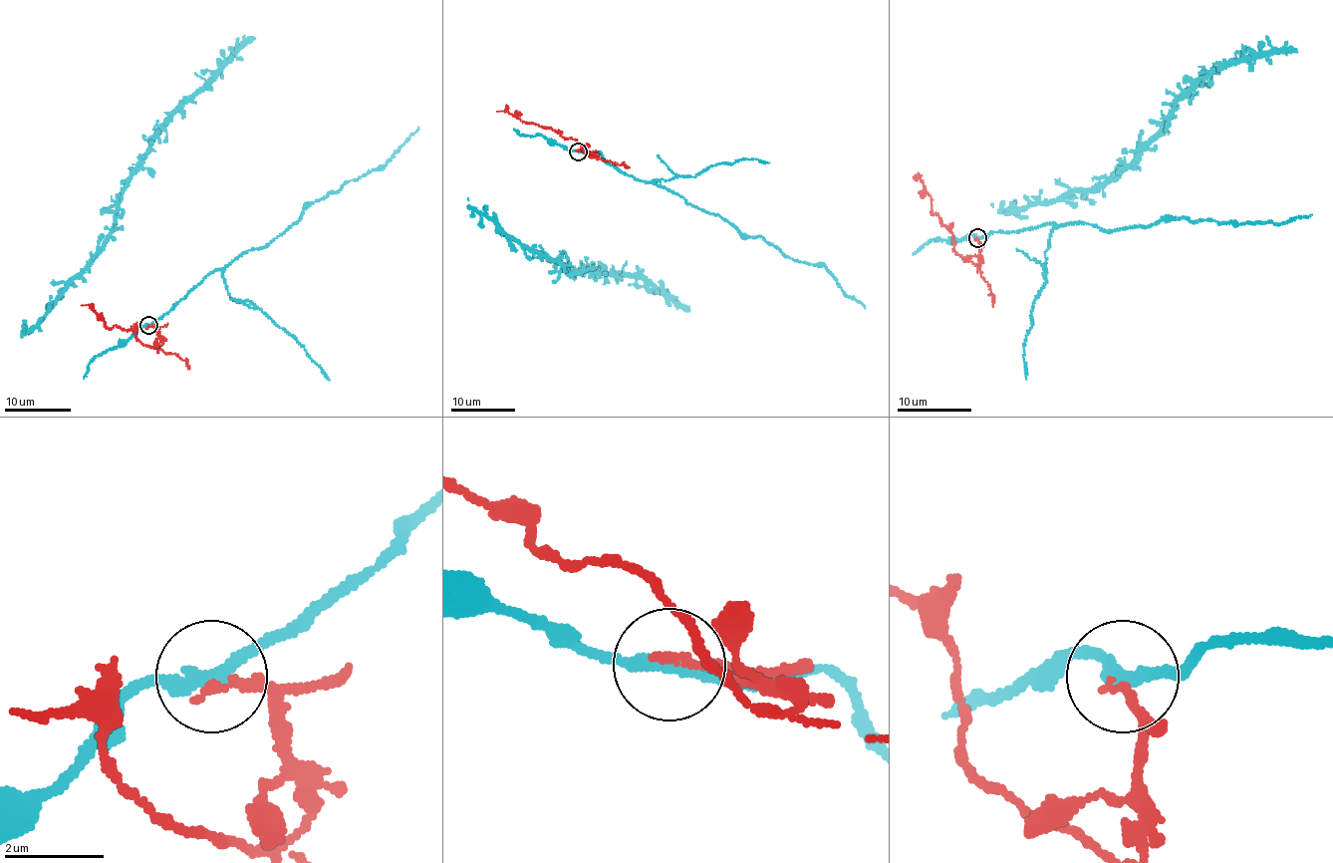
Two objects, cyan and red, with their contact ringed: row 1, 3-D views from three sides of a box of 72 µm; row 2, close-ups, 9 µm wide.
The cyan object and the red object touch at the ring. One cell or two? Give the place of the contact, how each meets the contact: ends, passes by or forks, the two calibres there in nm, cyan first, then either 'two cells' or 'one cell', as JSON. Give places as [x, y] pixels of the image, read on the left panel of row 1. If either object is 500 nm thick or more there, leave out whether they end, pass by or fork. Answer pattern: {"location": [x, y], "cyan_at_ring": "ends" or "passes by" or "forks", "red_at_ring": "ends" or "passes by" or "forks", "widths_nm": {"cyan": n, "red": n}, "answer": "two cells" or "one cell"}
{"location": [148, 325], "cyan_at_ring": "passes by", "red_at_ring": "ends", "widths_nm": {"cyan": 240, "red": 190}, "answer": "two cells"}

